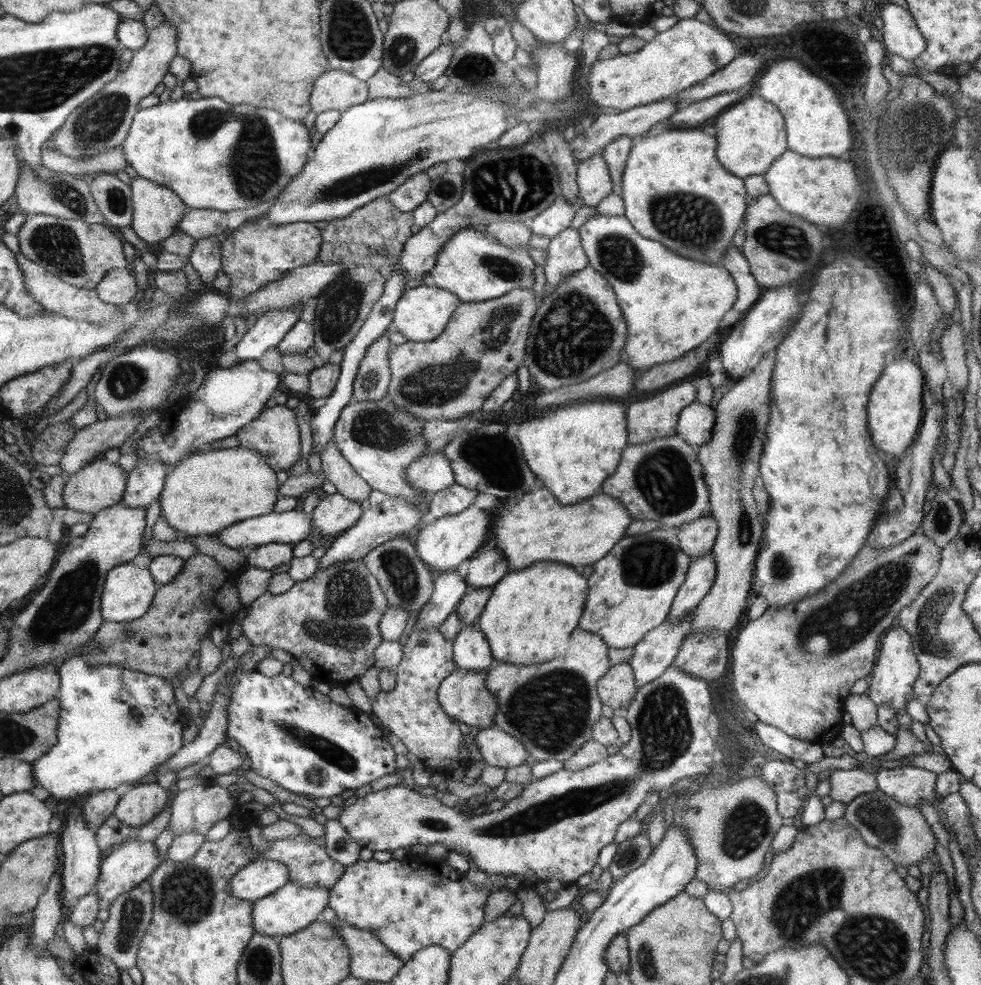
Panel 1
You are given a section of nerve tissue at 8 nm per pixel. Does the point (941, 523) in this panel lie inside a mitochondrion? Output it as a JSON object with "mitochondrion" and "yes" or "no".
{"mitochondrion":"yes"}

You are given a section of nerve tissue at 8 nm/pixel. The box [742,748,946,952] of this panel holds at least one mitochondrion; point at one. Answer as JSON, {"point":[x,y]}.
{"point":[873,813]}

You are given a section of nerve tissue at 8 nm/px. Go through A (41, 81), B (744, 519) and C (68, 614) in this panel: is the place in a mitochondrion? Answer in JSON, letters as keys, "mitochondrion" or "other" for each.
{"A":"mitochondrion","B":"mitochondrion","C":"mitochondrion"}

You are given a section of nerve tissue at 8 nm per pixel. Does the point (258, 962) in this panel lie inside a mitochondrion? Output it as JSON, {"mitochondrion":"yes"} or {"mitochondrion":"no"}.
{"mitochondrion":"yes"}

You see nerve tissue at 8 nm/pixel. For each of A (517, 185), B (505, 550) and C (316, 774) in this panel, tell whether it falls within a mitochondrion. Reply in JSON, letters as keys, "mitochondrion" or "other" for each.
{"A":"mitochondrion","B":"other","C":"mitochondrion"}

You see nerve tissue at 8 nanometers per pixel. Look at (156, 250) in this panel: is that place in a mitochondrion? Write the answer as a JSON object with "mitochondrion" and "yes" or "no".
{"mitochondrion":"no"}

